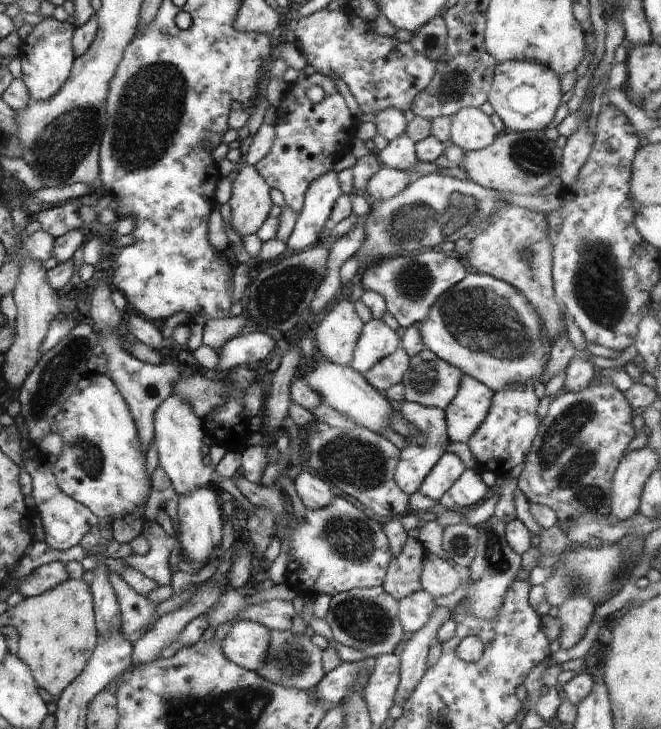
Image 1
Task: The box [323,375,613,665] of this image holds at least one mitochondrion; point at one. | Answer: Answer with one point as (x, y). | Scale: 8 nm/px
(571, 445)

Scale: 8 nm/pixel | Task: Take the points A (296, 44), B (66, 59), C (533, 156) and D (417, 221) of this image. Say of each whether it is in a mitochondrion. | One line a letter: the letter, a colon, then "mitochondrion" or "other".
A: other
B: other
C: mitochondrion
D: mitochondrion

